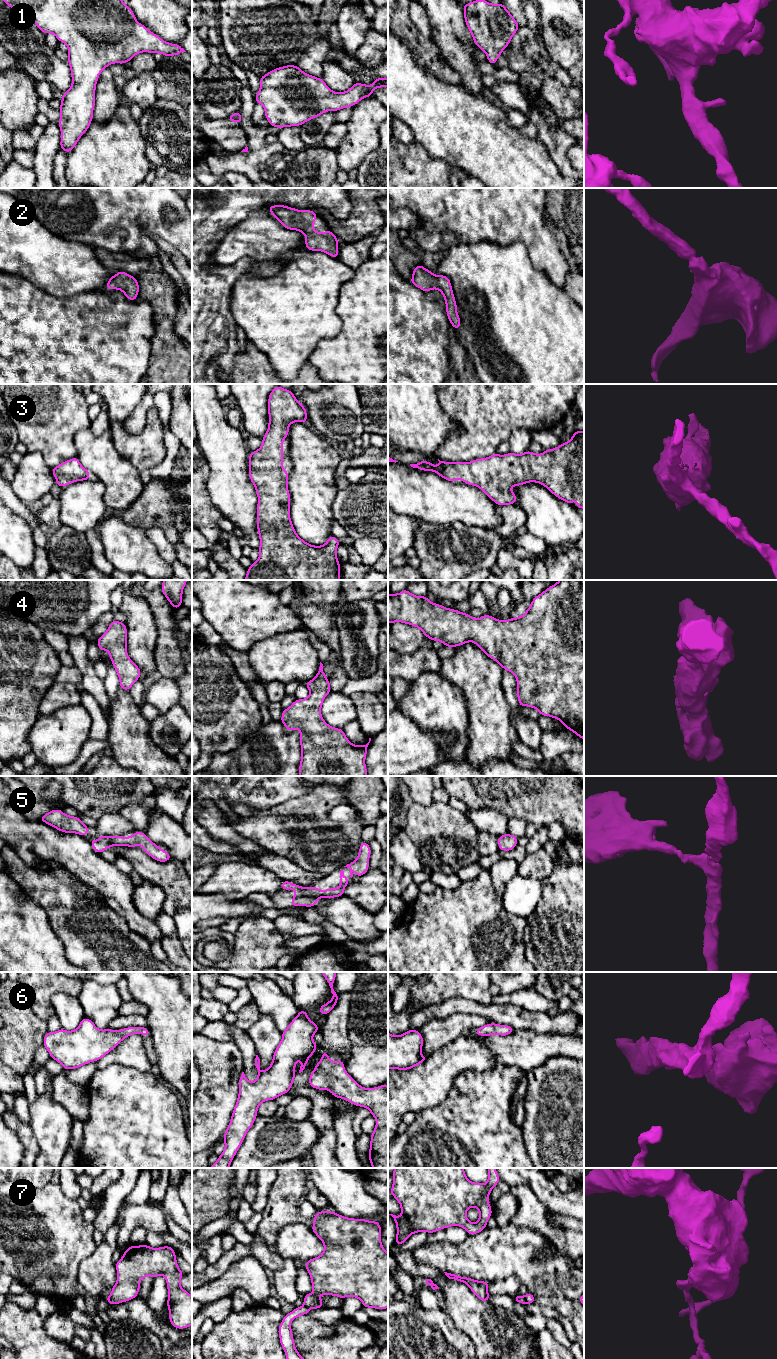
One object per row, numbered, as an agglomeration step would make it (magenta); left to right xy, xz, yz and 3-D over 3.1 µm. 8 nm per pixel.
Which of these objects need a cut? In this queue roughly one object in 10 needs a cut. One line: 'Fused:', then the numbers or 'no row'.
Fused: 7

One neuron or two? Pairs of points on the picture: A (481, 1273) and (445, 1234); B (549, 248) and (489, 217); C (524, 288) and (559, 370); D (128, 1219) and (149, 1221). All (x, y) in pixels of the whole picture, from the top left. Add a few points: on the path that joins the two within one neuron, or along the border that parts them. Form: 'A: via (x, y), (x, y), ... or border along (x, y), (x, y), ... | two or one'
A: border along (469, 1235), (458, 1243), (429, 1243) | two
B: via (534, 234), (517, 217), (504, 217) | one
C: via (524, 308), (524, 335), (539, 350) | one
D: via (133, 1219), (144, 1219) | one

